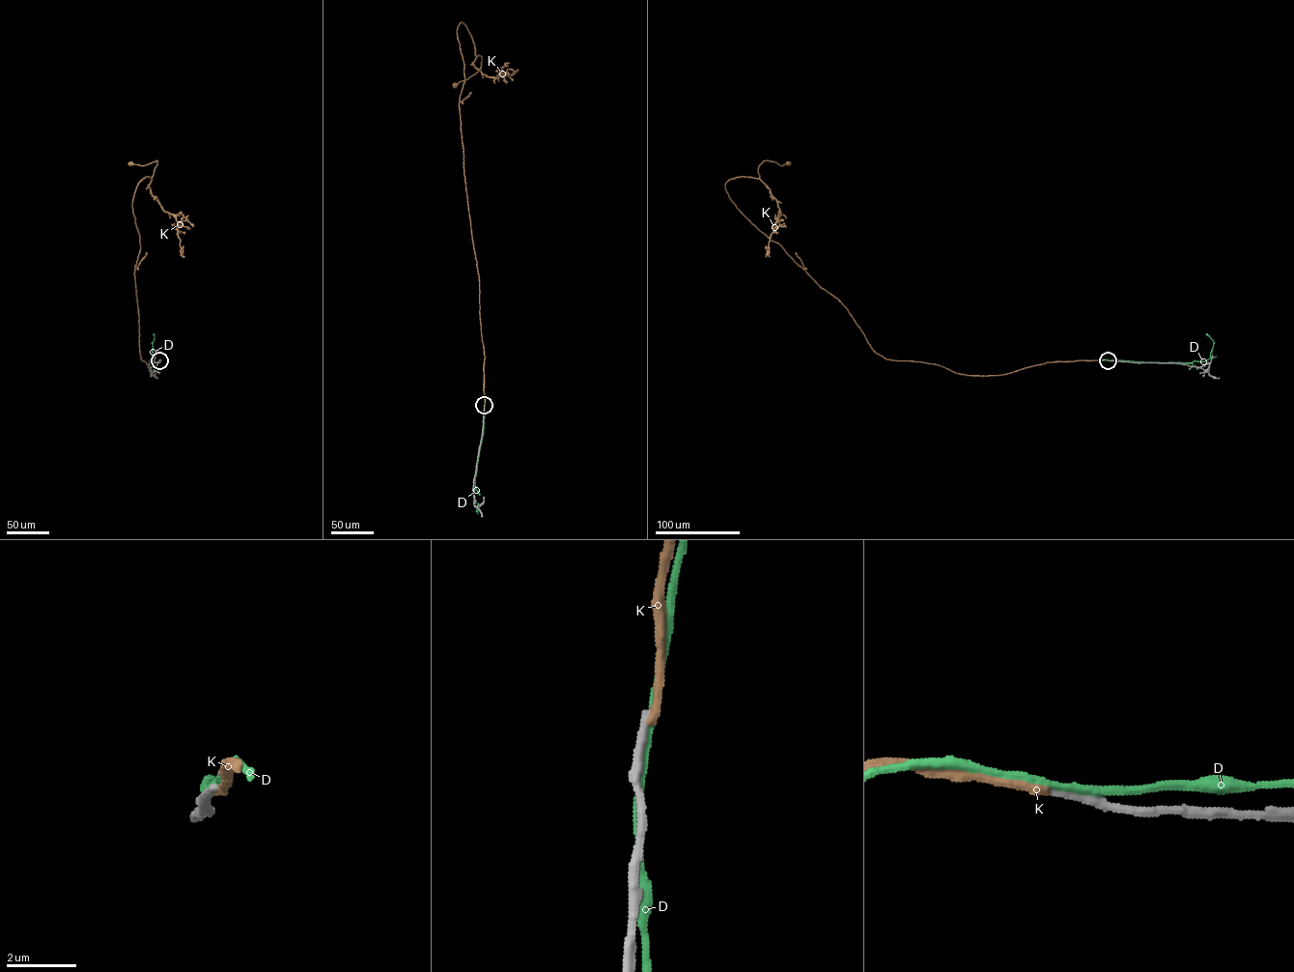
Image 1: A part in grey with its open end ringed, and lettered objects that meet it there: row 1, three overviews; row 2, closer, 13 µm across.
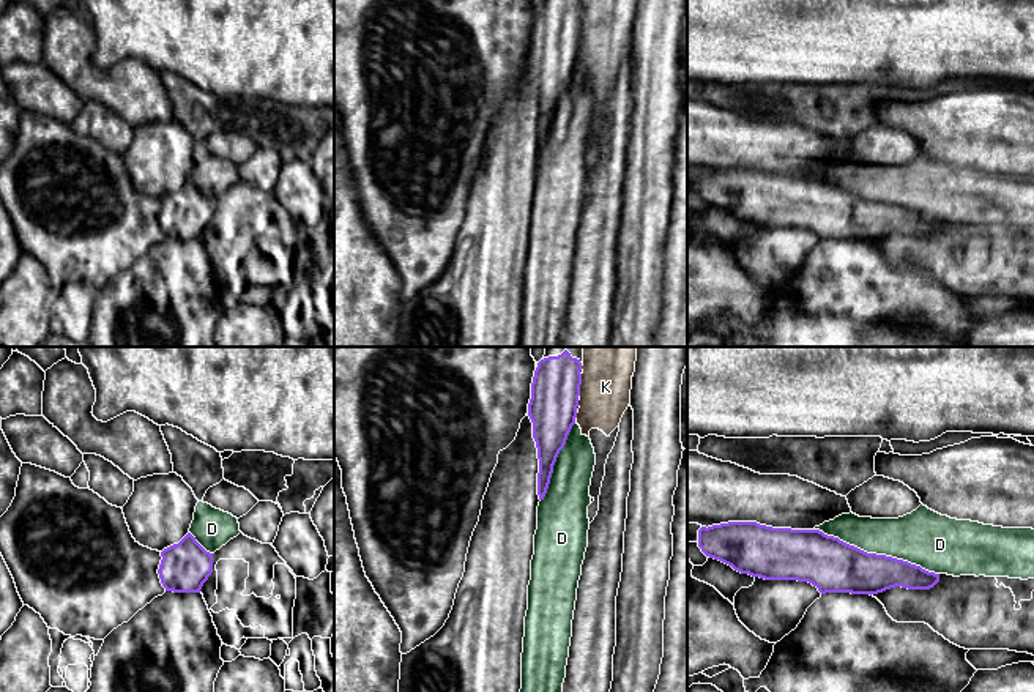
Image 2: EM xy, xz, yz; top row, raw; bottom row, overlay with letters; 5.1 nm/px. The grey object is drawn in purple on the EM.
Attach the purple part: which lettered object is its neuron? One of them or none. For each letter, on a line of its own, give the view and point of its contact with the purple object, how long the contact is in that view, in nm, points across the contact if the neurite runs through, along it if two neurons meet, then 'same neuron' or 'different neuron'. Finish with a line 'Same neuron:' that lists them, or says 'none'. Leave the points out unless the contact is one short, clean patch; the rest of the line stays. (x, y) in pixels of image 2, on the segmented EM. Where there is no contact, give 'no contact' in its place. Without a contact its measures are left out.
D: yz (875, 554) | 700 nm | different neuron
K: xz (580, 383) | 120 nm | along xz (582, 374), (577, 396) | different neuron
Same neuron: none

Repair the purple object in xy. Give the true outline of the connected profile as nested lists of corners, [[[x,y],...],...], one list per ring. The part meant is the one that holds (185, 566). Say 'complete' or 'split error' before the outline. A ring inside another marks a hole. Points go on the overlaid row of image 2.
complete; [[[188,533],[178,544],[161,552],[159,579],[166,591],[200,593],[213,572],[213,553]]]

